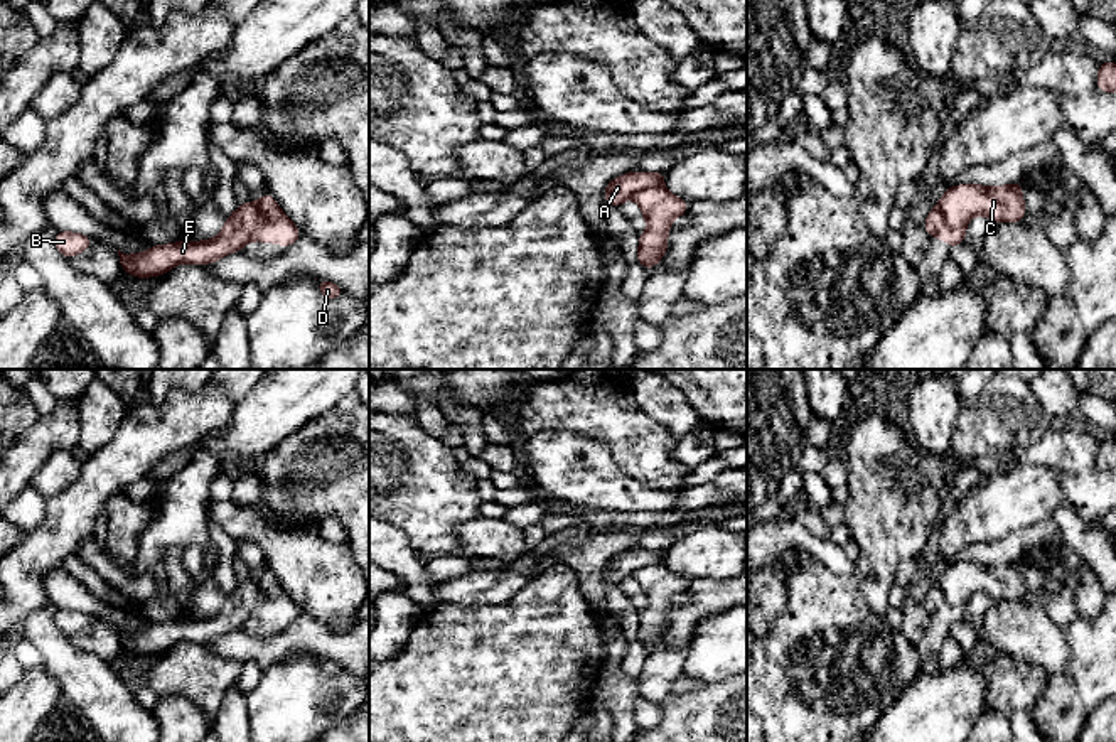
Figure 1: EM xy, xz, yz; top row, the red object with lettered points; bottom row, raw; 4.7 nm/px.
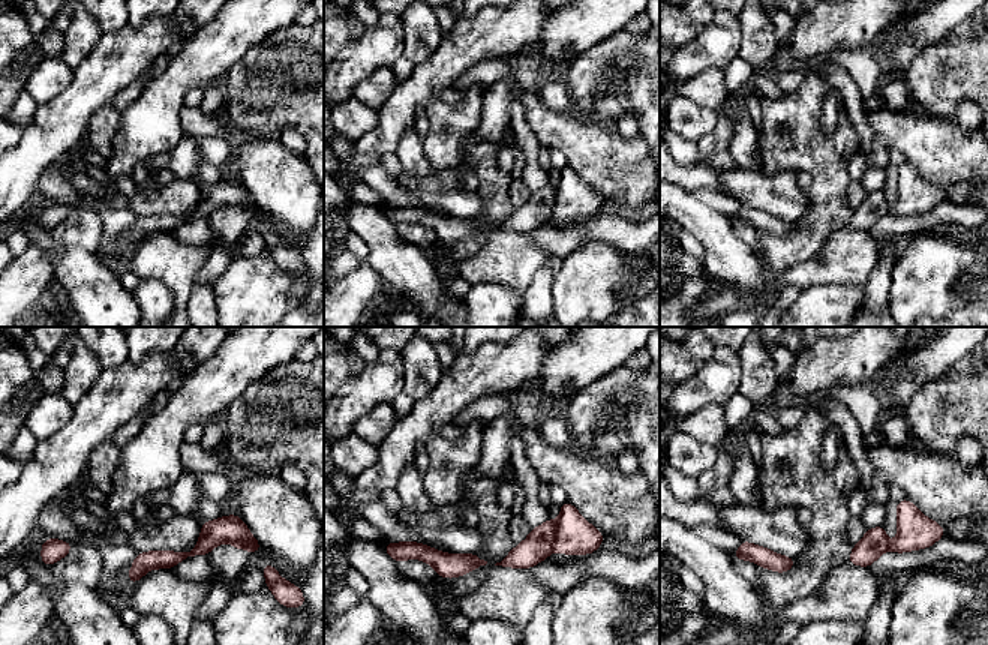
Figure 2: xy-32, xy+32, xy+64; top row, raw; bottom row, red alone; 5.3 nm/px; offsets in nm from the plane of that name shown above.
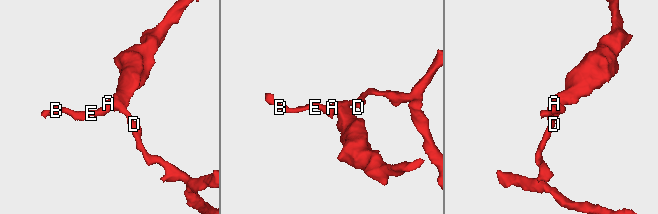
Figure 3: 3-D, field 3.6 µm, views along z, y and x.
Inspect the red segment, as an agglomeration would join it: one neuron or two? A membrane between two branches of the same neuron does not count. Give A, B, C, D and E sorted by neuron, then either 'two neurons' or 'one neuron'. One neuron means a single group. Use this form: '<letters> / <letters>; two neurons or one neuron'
A B D E / C; two neurons

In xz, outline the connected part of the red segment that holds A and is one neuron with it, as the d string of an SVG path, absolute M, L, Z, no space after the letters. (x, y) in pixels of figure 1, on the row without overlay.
M629 550L610 558L604 568L605 578L612 585L619 585L625 577L632 575L637 568L661 562L666 550Z

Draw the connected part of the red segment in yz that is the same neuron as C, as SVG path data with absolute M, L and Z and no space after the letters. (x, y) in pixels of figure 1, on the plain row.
M1022 560L1010 563L959 562L947 565L939 578L944 597L937 616L951 626L964 621L966 602L973 594L988 594L995 602L1018 600L1027 590Z

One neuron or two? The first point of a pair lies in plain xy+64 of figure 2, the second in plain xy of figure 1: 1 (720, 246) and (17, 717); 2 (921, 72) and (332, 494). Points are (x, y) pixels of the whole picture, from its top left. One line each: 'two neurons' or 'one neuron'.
1: two neurons
2: one neuron

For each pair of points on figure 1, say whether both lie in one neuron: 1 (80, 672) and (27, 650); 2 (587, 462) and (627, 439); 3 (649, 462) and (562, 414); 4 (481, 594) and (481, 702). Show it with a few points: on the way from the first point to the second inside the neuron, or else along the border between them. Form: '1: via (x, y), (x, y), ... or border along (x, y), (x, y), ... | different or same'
1: border along (17, 634), (34, 646), (42, 661) | different
2: border along (574, 434), (602, 440), (614, 461), (636, 479) | different
3: via (627, 440), (600, 414), (584, 414) | same
4: border along (518, 591), (508, 599), (491, 604), (440, 602) | different

